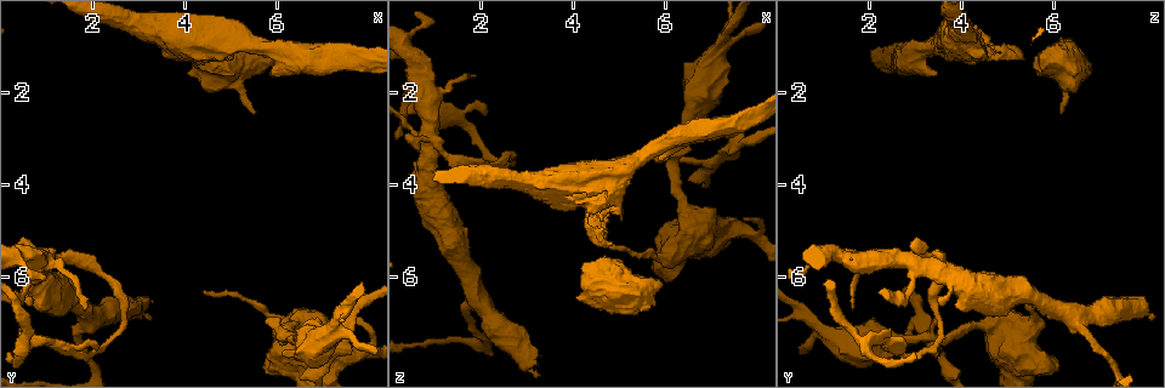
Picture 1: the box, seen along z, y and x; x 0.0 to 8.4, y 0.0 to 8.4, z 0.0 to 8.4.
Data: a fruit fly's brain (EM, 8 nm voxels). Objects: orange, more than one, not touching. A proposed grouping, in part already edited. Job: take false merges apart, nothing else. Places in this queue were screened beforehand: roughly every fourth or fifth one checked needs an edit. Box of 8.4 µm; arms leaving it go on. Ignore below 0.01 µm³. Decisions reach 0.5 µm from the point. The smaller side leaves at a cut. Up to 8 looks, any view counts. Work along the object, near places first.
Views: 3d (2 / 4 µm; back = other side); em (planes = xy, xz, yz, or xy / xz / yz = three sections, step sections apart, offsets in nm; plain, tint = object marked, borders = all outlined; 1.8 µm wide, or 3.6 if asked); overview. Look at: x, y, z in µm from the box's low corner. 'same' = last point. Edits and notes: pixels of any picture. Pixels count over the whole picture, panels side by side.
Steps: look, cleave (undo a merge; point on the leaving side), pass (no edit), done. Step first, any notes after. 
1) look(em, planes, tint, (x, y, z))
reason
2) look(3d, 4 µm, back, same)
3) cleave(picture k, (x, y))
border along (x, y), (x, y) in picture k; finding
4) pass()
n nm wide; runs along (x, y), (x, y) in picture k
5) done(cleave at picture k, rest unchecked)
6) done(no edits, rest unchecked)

look(em, planes, tint, (0.95, 5.70, 3.25))
sudden change in width

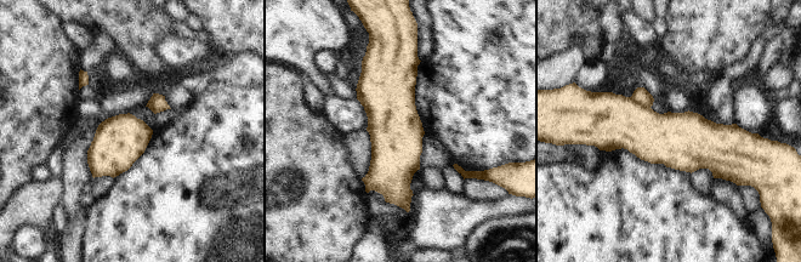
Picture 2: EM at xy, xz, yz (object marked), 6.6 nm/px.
cleave(picture 2, (641, 95))
340 nm wide; border along (630, 97), (649, 108) in picture 2; a second neuron is stuck on

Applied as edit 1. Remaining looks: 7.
look(overview)

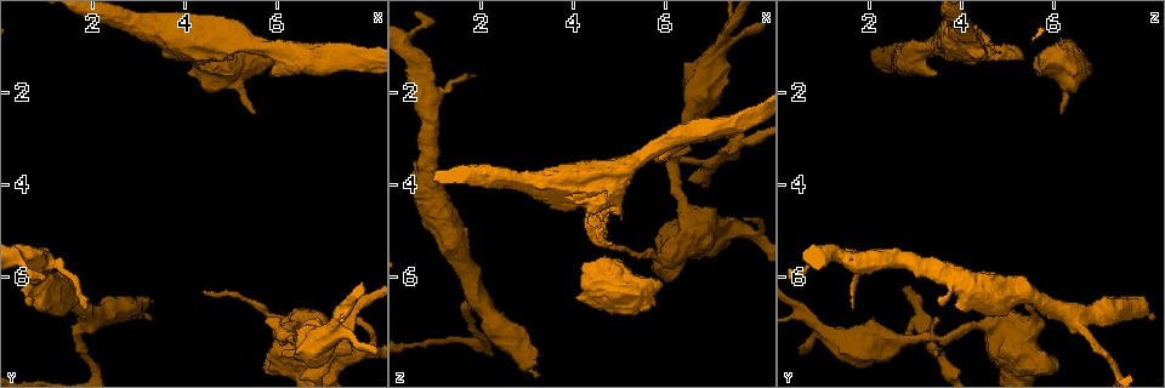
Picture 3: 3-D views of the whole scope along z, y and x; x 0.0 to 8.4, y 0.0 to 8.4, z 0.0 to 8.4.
look(em, 3.6 µm, yz, step 16, borders, (4.95, 1.35, 6.25))
sudden change in width

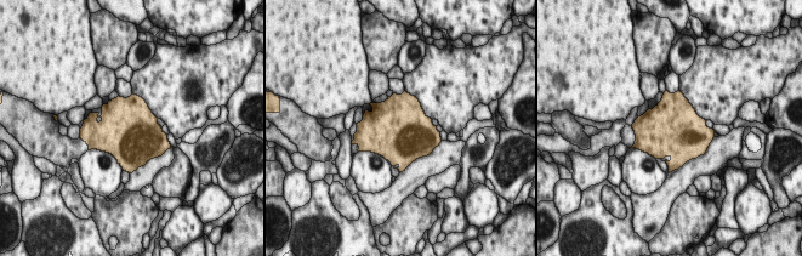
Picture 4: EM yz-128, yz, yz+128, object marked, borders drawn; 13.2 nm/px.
pass()
one neuron here

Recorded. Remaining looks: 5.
done(cleave at picture 2, rest unchecked)

